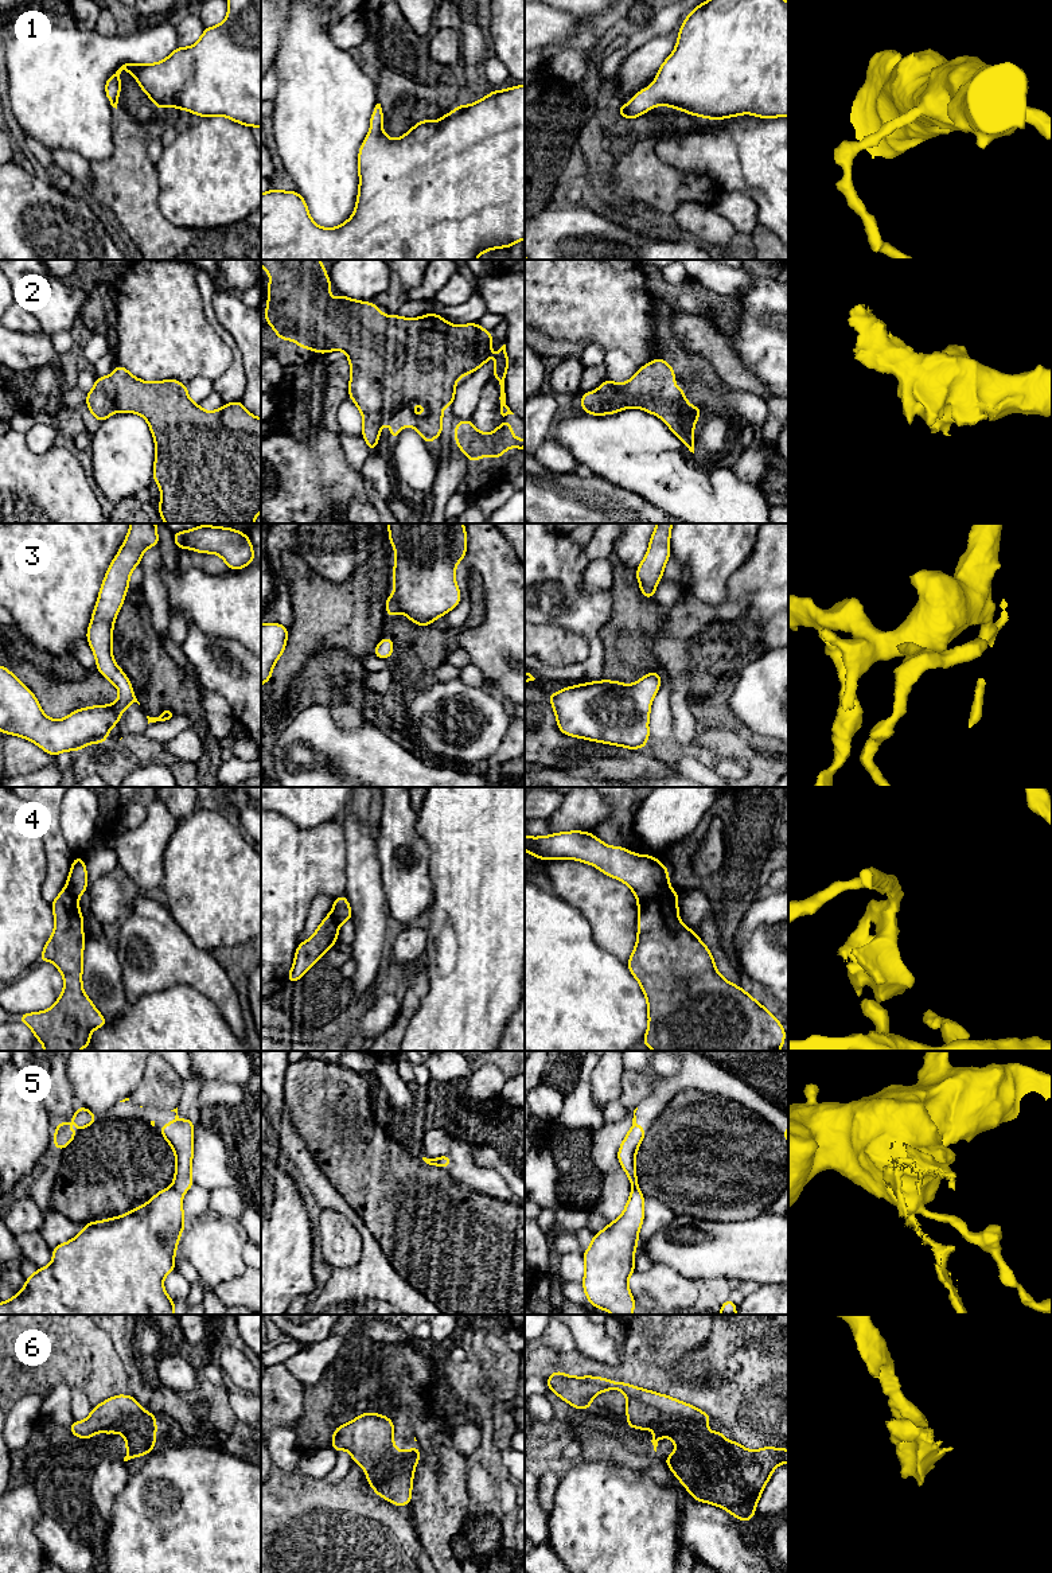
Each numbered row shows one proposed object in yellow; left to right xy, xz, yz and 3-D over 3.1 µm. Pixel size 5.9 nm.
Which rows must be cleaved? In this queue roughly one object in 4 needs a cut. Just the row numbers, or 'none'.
4, 5

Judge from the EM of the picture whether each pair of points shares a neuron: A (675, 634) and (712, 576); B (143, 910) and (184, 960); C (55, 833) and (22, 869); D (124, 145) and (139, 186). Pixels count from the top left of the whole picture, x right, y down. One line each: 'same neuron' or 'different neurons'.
A: different neurons
B: same neuron
C: different neurons
D: same neuron

